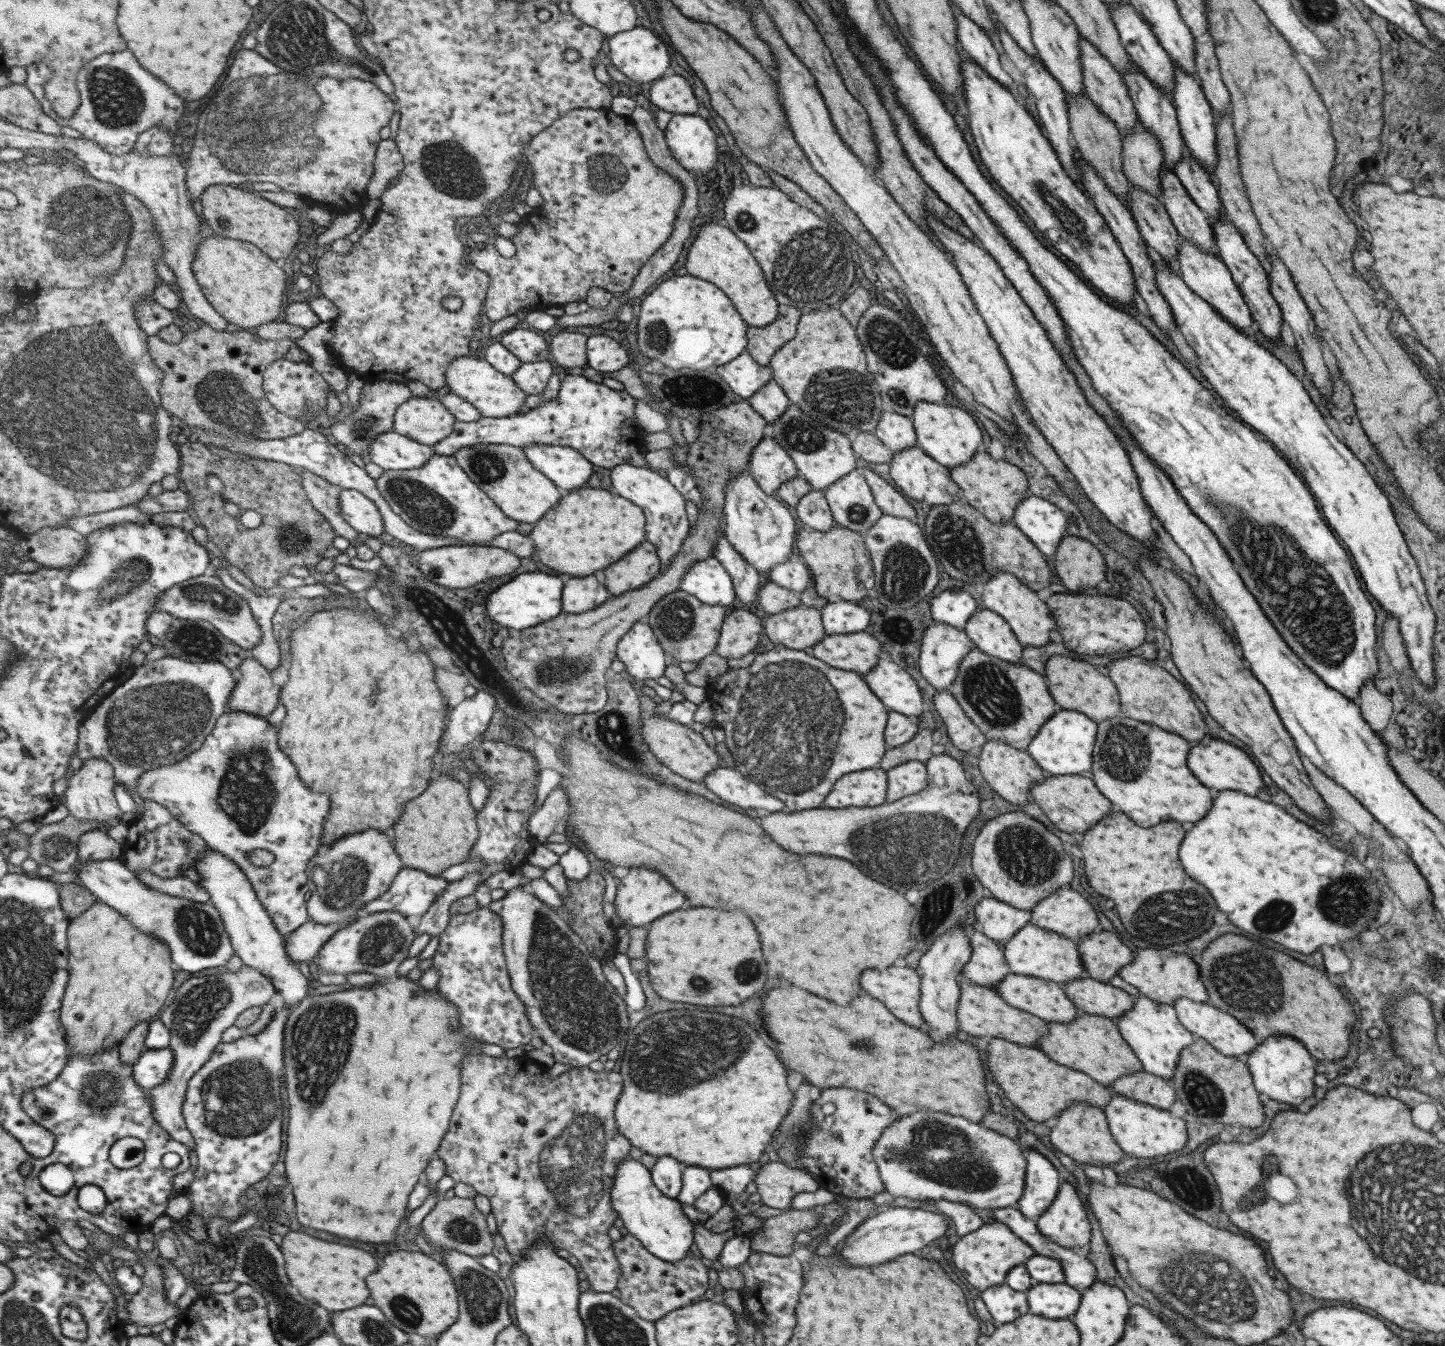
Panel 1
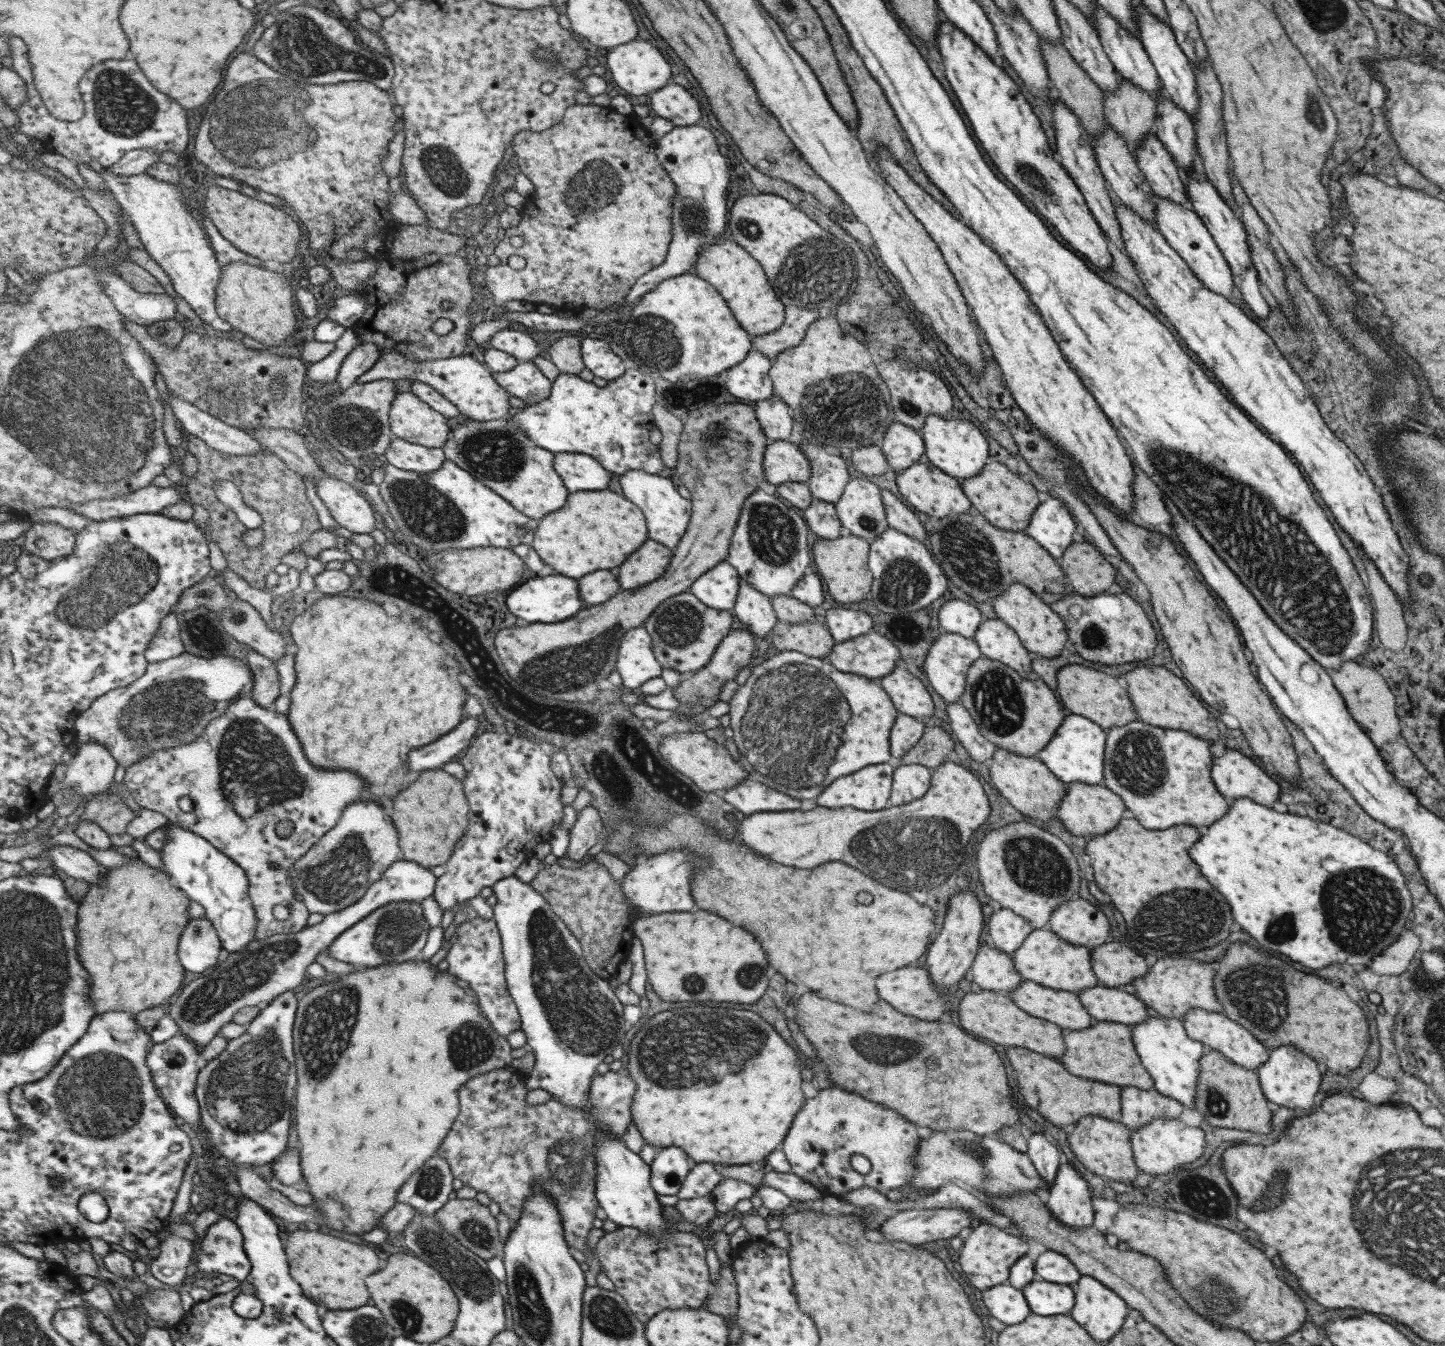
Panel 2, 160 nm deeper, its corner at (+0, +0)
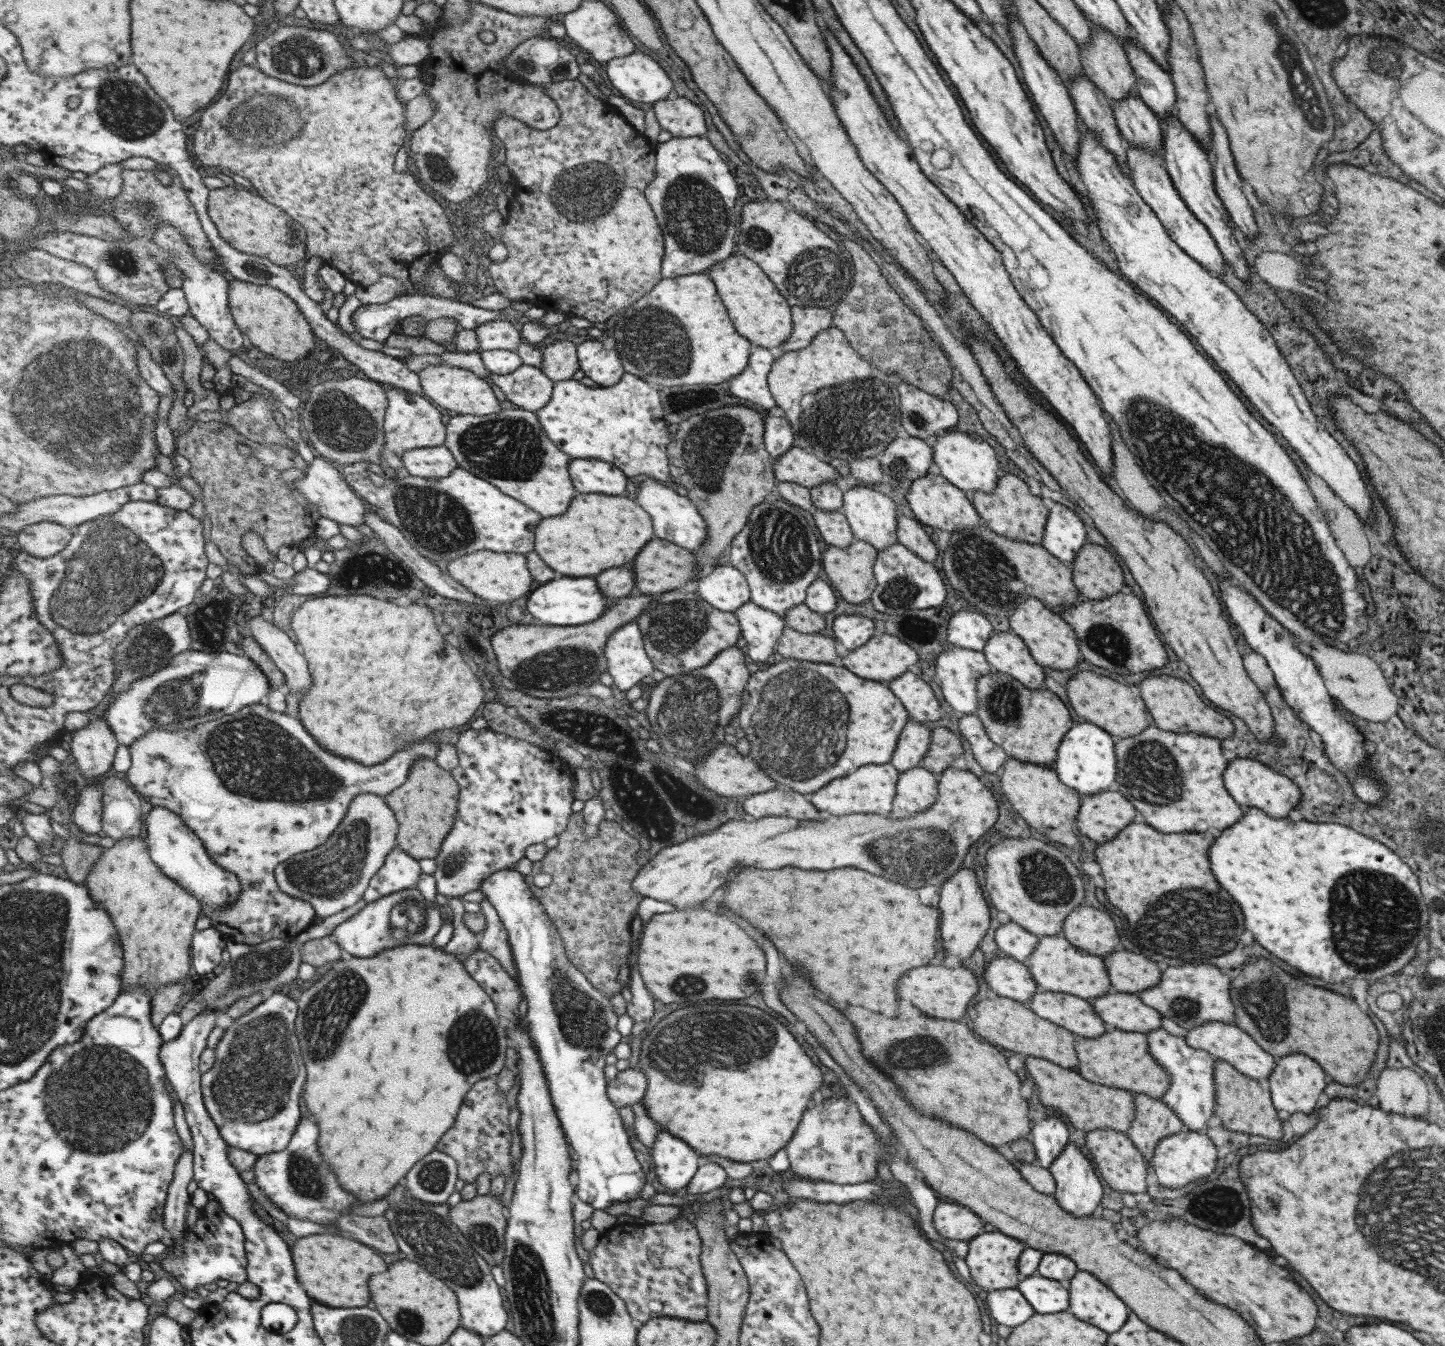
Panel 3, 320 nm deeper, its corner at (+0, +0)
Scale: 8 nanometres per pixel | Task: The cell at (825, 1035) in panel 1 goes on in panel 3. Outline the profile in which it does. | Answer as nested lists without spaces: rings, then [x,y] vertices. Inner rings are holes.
[[[899,1002],[899,1014],[895,1018],[885,1018],[881,1014],[873,1014],[863,1008],[847,1006],[843,1016],[853,1024],[859,1040],[863,1058],[873,1062],[873,1066],[887,1074],[903,1092],[905,1098],[923,1114],[947,1120],[967,1132],[973,1132],[977,1138],[992,1147],[1007,1146],[1010,1142],[1028,1138],[1030,1133],[1027,1104],[1019,1096],[1021,1082],[1015,1072],[1007,1068],[1005,1056],[989,1044],[977,1042],[977,1036],[961,1022],[947,1022],[939,1018],[929,1018],[919,1014],[915,1006],[907,1002]]]

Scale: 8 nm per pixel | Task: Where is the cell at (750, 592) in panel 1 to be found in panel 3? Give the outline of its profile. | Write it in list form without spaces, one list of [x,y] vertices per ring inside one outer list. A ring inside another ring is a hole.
[[[751,601],[739,606],[734,614],[738,615],[739,626],[742,626],[743,640],[746,644],[744,652],[755,664],[766,661],[775,652],[774,646],[783,630],[784,620],[770,610],[759,608]]]

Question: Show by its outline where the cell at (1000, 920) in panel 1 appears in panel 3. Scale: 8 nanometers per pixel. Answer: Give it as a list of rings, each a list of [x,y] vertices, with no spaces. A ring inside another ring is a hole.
[[[1002,918],[1000,925],[994,932],[994,942],[1000,955],[1025,963],[1031,951],[1037,944],[1038,937],[1023,930],[1018,924]]]

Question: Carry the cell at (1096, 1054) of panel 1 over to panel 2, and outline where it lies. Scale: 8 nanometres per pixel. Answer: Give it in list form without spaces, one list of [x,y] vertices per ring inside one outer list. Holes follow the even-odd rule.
[[[1094,1022],[1091,1028],[1079,1030],[1061,1030],[1062,1039],[1067,1050],[1058,1058],[1063,1069],[1079,1078],[1089,1079],[1103,1084],[1134,1086],[1139,1090],[1151,1090],[1154,1082],[1144,1069],[1132,1043],[1132,1029],[1129,1025],[1115,1022]]]

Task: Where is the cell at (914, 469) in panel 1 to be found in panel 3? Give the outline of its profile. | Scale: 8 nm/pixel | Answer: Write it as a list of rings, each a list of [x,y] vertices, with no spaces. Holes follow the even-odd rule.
[[[927,473],[921,478],[916,478],[911,483],[911,486],[908,487],[904,497],[906,498],[909,510],[911,510],[917,522],[932,529],[951,534],[965,528],[975,528],[982,523],[982,520],[977,515],[977,511],[973,508],[968,494],[955,488],[940,474],[933,475],[932,473]]]

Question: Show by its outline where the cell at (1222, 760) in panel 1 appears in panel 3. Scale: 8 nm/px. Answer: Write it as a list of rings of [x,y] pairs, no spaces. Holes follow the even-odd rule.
[[[1236,758],[1227,763],[1223,771],[1223,786],[1239,806],[1252,806],[1271,818],[1285,818],[1296,808],[1300,798],[1298,786],[1289,778],[1249,758]]]

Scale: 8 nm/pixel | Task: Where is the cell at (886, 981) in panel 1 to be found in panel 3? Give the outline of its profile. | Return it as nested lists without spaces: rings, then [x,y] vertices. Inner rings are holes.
[[[919,966],[905,972],[897,980],[897,996],[909,1000],[917,1010],[927,1016],[943,1020],[961,1020],[967,1010],[967,1004],[977,994],[977,980],[966,967],[947,968],[947,966]]]

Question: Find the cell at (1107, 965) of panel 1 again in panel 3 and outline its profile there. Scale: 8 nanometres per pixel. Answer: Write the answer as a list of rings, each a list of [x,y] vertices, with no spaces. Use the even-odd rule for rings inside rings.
[[[1121,947],[1103,957],[1103,962],[1112,992],[1117,993],[1139,994],[1155,986],[1162,973],[1154,961]]]

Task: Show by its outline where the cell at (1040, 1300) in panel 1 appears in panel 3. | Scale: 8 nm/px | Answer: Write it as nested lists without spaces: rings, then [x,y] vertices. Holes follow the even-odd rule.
[[[1034,1274],[1019,1279],[1017,1290],[1037,1314],[1053,1314],[1069,1308],[1068,1288],[1062,1281]]]

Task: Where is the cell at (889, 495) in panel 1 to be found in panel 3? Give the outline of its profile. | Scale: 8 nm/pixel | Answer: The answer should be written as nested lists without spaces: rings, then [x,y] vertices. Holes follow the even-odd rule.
[[[897,512],[897,543],[911,551],[915,557],[922,558],[925,562],[934,563],[937,558],[937,550],[933,542],[927,537],[925,530],[919,522],[905,518]]]

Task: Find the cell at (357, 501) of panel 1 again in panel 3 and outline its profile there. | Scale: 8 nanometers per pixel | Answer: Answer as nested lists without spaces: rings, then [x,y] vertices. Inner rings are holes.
[[[315,458],[309,464],[308,471],[296,482],[296,488],[316,506],[320,515],[324,518],[354,528],[360,524],[367,524],[367,510],[370,506],[346,481],[346,477],[338,465],[330,460]]]

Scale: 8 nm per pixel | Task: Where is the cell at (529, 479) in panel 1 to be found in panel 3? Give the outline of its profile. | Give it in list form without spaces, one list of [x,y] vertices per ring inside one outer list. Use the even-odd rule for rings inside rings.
[[[506,405],[498,413],[487,416],[458,414],[448,420],[446,431],[447,448],[455,455],[461,468],[470,470],[479,478],[487,479],[487,482],[494,483],[505,494],[519,498],[523,504],[527,504],[535,512],[543,514],[543,518],[565,514],[569,510],[573,498],[577,496],[570,473],[572,456],[559,450],[559,447],[545,432],[539,415],[532,410]]]

